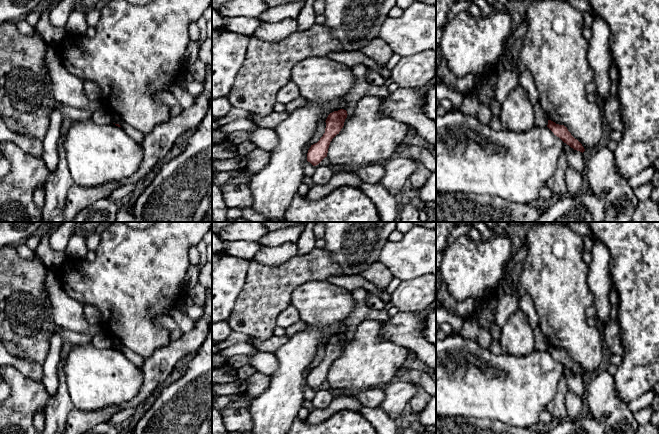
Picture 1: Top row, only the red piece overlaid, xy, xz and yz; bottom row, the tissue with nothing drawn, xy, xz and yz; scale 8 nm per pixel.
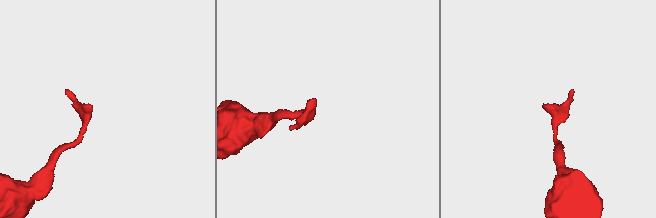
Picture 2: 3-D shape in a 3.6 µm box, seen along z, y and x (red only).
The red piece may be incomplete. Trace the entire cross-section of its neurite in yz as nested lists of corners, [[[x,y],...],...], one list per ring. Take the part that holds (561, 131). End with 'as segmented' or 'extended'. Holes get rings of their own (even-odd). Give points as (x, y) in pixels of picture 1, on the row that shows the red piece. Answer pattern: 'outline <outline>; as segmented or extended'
outline [[[548,120],[547,127],[554,133],[554,135],[559,137],[564,143],[569,145],[574,150],[580,151],[582,153],[585,151],[582,144],[571,135],[567,127],[564,125],[559,125],[551,120]]]; as segmented

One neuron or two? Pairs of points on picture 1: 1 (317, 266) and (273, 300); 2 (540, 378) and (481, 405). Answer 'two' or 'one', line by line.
1: one
2: one

